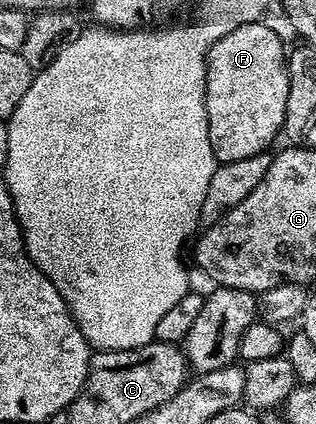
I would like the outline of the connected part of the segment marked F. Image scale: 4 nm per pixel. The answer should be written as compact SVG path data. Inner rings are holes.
M247 23L220 37L205 63L207 123L218 162L266 152L285 128L288 94L287 45L271 27Z

